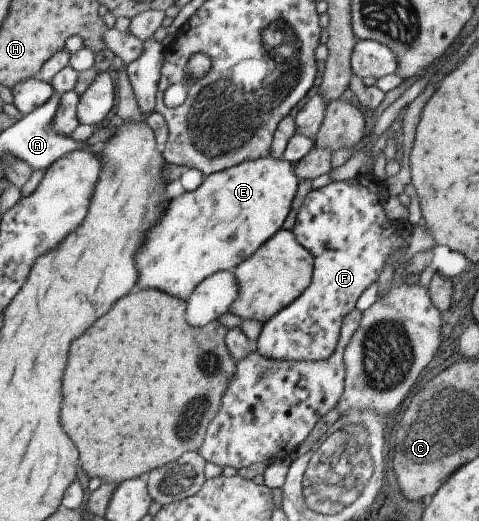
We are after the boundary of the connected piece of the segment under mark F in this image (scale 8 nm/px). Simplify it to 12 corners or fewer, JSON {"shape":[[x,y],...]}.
{"shape":[[373,173],[304,196],[292,234],[310,284],[256,340],[328,360],[342,320],[402,263],[402,224]]}

